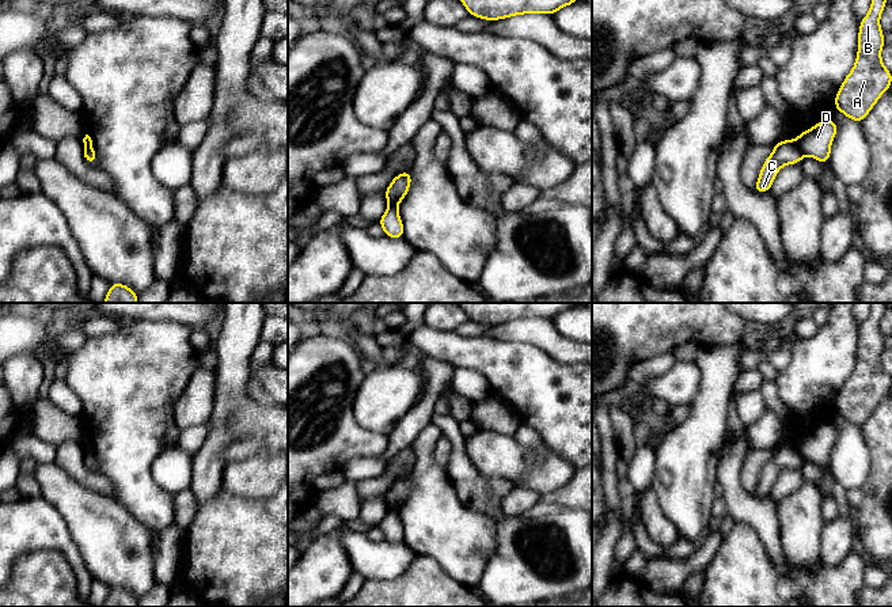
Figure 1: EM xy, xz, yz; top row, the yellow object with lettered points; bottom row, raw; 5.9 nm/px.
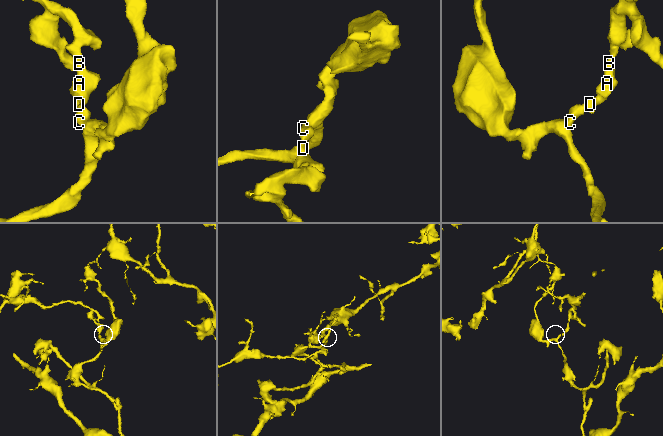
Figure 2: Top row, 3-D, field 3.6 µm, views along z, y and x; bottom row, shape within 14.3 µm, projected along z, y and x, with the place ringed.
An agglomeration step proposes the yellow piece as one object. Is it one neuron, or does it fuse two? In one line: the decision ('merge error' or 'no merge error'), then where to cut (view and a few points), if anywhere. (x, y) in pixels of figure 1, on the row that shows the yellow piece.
merge error; cut in yz along (794, 140), (803, 155)

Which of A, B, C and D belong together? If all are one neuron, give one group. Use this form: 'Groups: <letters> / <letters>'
Groups: A B D / C

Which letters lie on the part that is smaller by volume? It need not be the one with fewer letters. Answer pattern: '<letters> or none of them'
A, B, D

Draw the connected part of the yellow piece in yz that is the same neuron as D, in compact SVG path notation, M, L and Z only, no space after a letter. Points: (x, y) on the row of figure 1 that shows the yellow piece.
M827 117L813 128L800 133L796 141L802 155L811 156L828 166L831 145L836 133L836 122Z

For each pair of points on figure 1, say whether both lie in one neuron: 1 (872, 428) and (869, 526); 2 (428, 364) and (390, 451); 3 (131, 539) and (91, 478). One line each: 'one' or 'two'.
1: one
2: one
3: two

